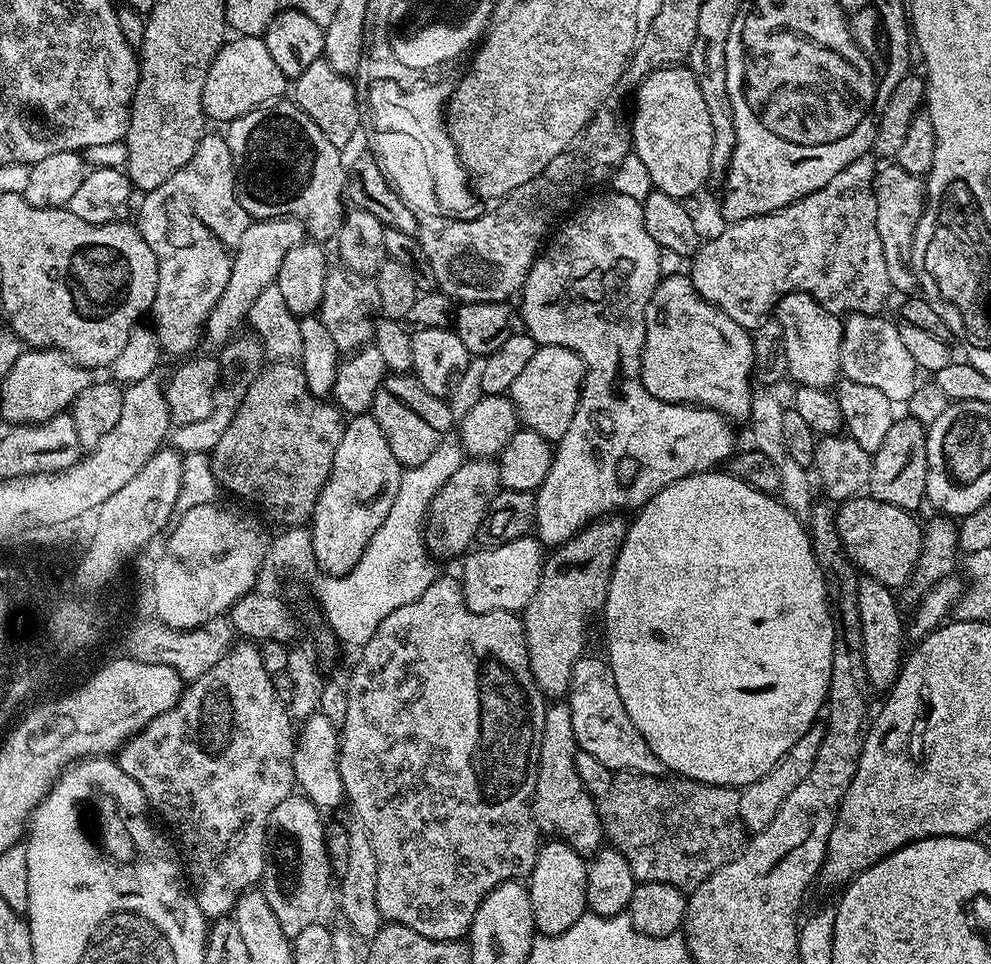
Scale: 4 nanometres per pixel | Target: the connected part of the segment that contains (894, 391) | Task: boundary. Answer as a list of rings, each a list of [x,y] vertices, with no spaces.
[[[852,314],[843,321],[844,333],[840,346],[840,371],[843,379],[853,380],[882,390],[896,406],[903,405],[916,392],[918,369],[910,350],[902,343],[900,329],[894,323],[883,320],[883,315]]]

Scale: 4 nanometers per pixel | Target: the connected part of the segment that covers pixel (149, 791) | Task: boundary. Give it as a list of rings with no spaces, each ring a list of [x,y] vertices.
[[[233,643],[232,647],[228,649],[228,653],[217,664],[210,666],[210,670],[206,674],[202,674],[197,680],[191,681],[185,687],[184,693],[180,695],[177,704],[170,710],[166,710],[166,714],[154,718],[154,722],[147,724],[138,735],[125,740],[118,753],[120,768],[126,770],[126,774],[130,774],[130,778],[134,778],[134,782],[138,782],[147,807],[153,813],[156,811],[172,827],[173,833],[171,832],[171,835],[178,841],[178,848],[183,859],[185,861],[187,861],[186,859],[189,860],[189,864],[186,864],[187,883],[196,897],[197,906],[199,906],[206,918],[227,917],[235,909],[240,895],[243,892],[255,889],[263,881],[270,814],[274,814],[274,806],[278,806],[278,802],[282,802],[282,798],[291,796],[294,792],[296,782],[294,766],[292,765],[292,755],[296,749],[294,720],[286,704],[276,698],[272,680],[273,677],[262,666],[262,654],[255,643]]]

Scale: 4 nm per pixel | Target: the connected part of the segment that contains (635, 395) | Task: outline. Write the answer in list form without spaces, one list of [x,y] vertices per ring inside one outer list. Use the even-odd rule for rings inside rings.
[[[611,190],[605,192],[605,196],[594,197],[585,208],[577,207],[555,229],[554,235],[547,241],[546,247],[530,266],[528,277],[522,289],[522,295],[519,297],[519,300],[521,299],[520,316],[524,319],[525,326],[528,327],[525,328],[527,335],[536,339],[537,345],[557,344],[563,348],[574,350],[580,355],[580,360],[583,362],[585,370],[584,387],[580,389],[578,410],[574,414],[574,419],[571,420],[566,434],[562,434],[562,438],[555,445],[550,474],[546,474],[546,482],[542,482],[542,486],[537,488],[534,493],[536,497],[534,532],[540,543],[545,546],[565,544],[573,536],[578,535],[591,521],[624,510],[620,508],[632,508],[631,510],[643,508],[646,501],[654,498],[654,494],[658,494],[658,490],[662,490],[682,478],[693,476],[696,472],[707,472],[723,465],[738,448],[736,436],[732,433],[733,425],[725,417],[721,416],[720,413],[712,408],[697,408],[691,404],[667,404],[651,396],[646,390],[646,386],[642,386],[640,381],[640,355],[644,349],[644,335],[646,334],[646,322],[644,319],[646,318],[646,306],[654,294],[658,281],[661,279],[660,248],[654,242],[654,238],[650,238],[650,234],[646,230],[643,203],[630,198],[627,194],[618,194]]]

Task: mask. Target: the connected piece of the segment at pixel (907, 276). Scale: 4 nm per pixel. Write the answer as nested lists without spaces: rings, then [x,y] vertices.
[[[888,162],[885,168],[881,167],[876,174],[876,183],[874,185],[876,189],[876,225],[878,226],[878,238],[882,238],[882,254],[886,258],[886,274],[890,274],[890,282],[892,283],[893,293],[899,294],[899,292],[908,292],[904,294],[912,294],[917,291],[918,288],[918,272],[917,269],[913,268],[911,263],[906,259],[906,254],[911,253],[912,251],[912,239],[914,238],[914,234],[916,233],[916,227],[918,226],[918,222],[922,218],[922,214],[924,213],[924,206],[926,203],[926,184],[921,177],[915,176],[914,174],[906,174],[906,170],[902,170],[898,167],[895,162]]]

